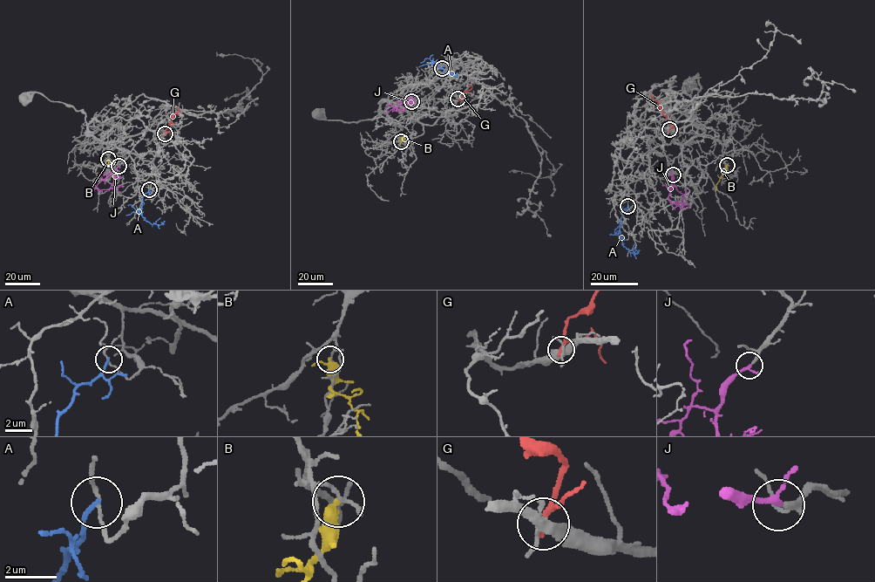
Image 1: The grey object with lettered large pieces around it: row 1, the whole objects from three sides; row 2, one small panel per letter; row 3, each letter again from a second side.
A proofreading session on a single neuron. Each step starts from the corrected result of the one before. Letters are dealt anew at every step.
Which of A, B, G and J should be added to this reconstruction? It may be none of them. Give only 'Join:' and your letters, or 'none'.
Join: J

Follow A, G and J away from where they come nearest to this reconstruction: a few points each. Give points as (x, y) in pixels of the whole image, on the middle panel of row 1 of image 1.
A: (442, 68), (431, 61), (445, 72), (454, 75), (457, 72)
G: (457, 99), (460, 100), (471, 87), (469, 85)
J: (411, 101), (406, 98), (406, 106), (402, 111), (390, 104), (385, 106)

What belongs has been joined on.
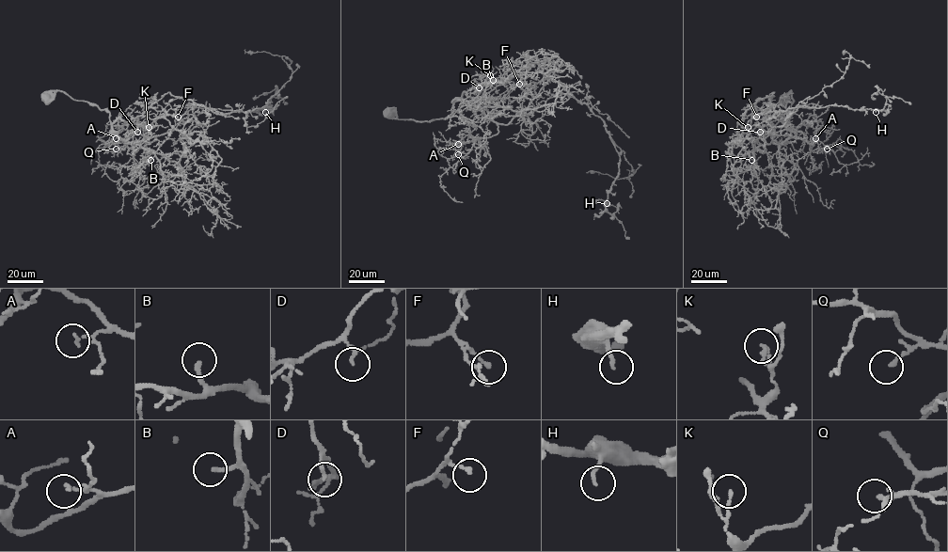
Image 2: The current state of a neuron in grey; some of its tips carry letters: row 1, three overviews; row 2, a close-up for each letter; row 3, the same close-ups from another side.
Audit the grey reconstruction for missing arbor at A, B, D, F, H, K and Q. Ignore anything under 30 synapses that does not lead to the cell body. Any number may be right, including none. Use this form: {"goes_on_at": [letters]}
{"goes_on_at": ["B"]}

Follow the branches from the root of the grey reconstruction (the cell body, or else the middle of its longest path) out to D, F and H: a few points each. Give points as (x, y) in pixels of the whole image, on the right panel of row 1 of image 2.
D: (782, 97), (791, 91), (793, 102), (774, 127), (773, 139), (768, 125), (759, 126), (760, 132)
F: (782, 97), (791, 91), (791, 109), (774, 125), (764, 119), (769, 120), (769, 102), (773, 114), (756, 117)
H: (782, 97), (791, 91), (791, 109), (774, 125), (764, 119), (773, 92), (750, 108), (876, 112)

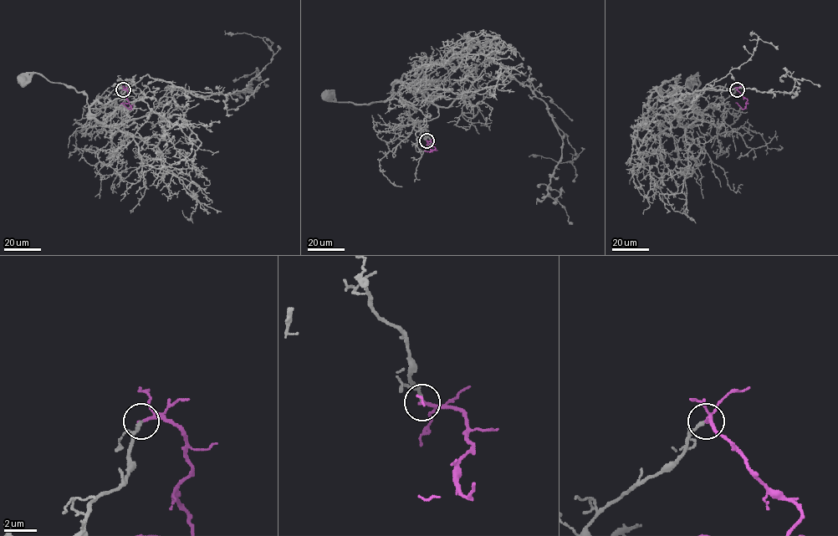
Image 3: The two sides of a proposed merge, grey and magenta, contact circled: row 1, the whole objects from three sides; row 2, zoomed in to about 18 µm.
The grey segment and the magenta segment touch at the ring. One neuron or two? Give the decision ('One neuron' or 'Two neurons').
One neuron

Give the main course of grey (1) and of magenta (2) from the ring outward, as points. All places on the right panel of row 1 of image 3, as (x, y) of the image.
1: (737, 89), (717, 106), (702, 112), (692, 109), (681, 111), (700, 84), (697, 74), (689, 79)
2: (737, 89), (748, 100), (743, 109), (735, 103)

